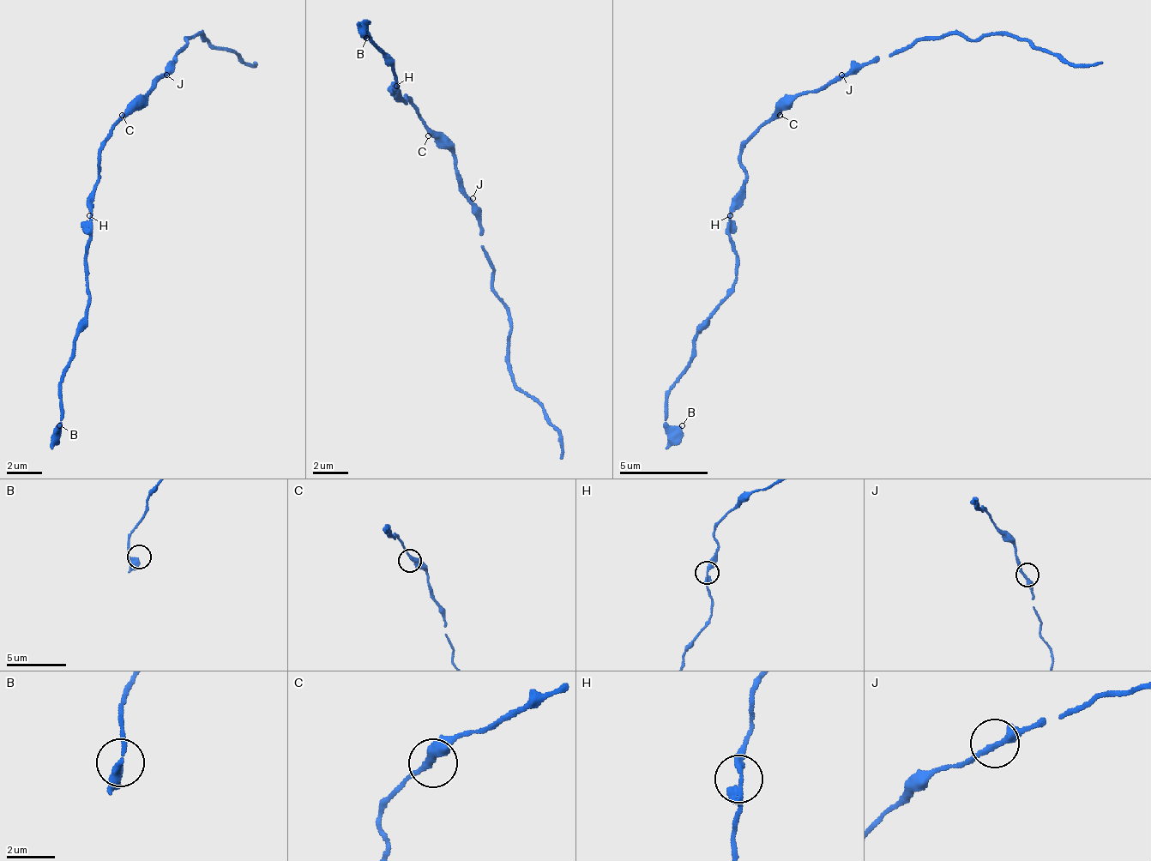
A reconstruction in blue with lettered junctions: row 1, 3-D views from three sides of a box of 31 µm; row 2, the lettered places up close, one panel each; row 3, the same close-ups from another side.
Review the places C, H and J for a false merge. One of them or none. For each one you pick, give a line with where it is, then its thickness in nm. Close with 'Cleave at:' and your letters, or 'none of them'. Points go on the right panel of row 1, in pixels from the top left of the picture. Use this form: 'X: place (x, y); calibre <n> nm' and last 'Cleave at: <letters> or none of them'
Cleave at: none of them

